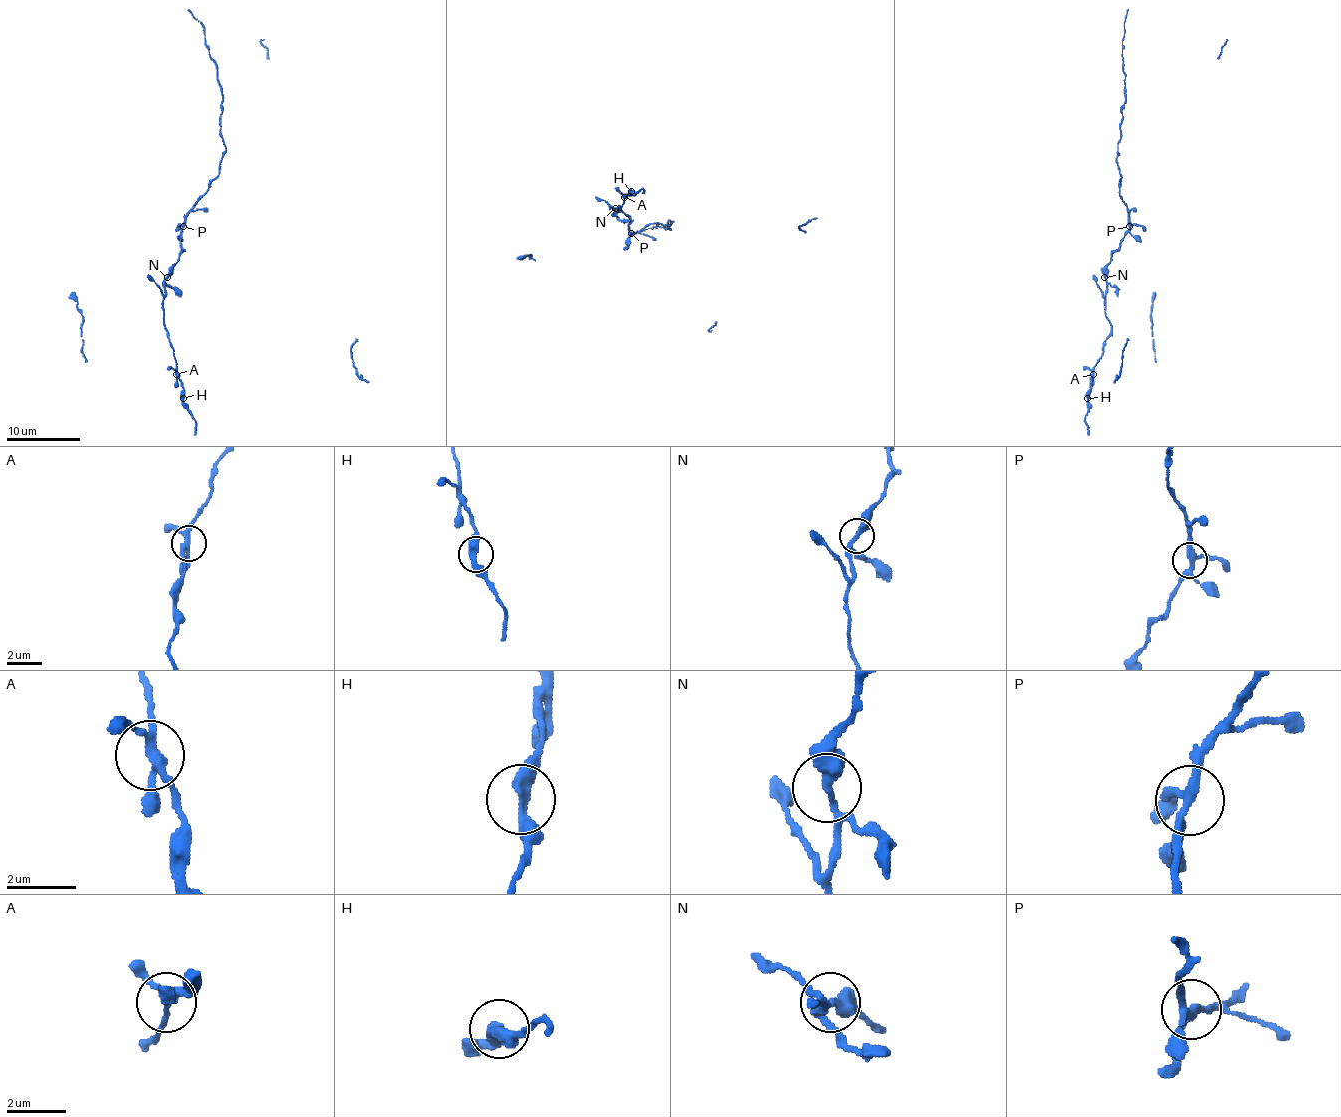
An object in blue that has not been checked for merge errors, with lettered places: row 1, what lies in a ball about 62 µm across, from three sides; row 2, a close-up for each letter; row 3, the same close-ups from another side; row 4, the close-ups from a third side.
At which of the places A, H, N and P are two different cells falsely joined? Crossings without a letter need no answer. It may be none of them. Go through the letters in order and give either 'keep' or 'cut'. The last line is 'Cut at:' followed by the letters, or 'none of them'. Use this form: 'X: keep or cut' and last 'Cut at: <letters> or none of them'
A: keep
H: keep
N: keep
P: keep
Cut at: none of them

